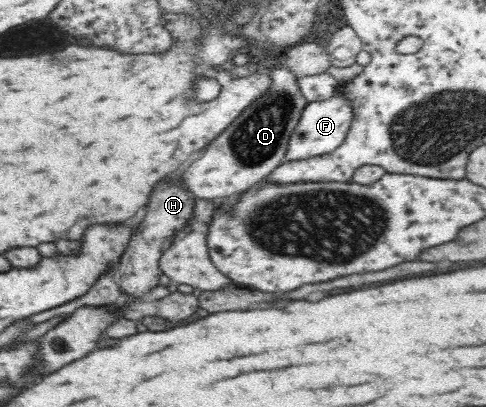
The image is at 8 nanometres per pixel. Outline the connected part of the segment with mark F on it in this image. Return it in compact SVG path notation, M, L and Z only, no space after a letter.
M338 91L332 99L308 103L298 127L294 129L292 137L288 140L284 161L292 163L292 161L304 161L304 159L332 153L344 141L352 118L353 107L349 106L344 96L339 95Z

